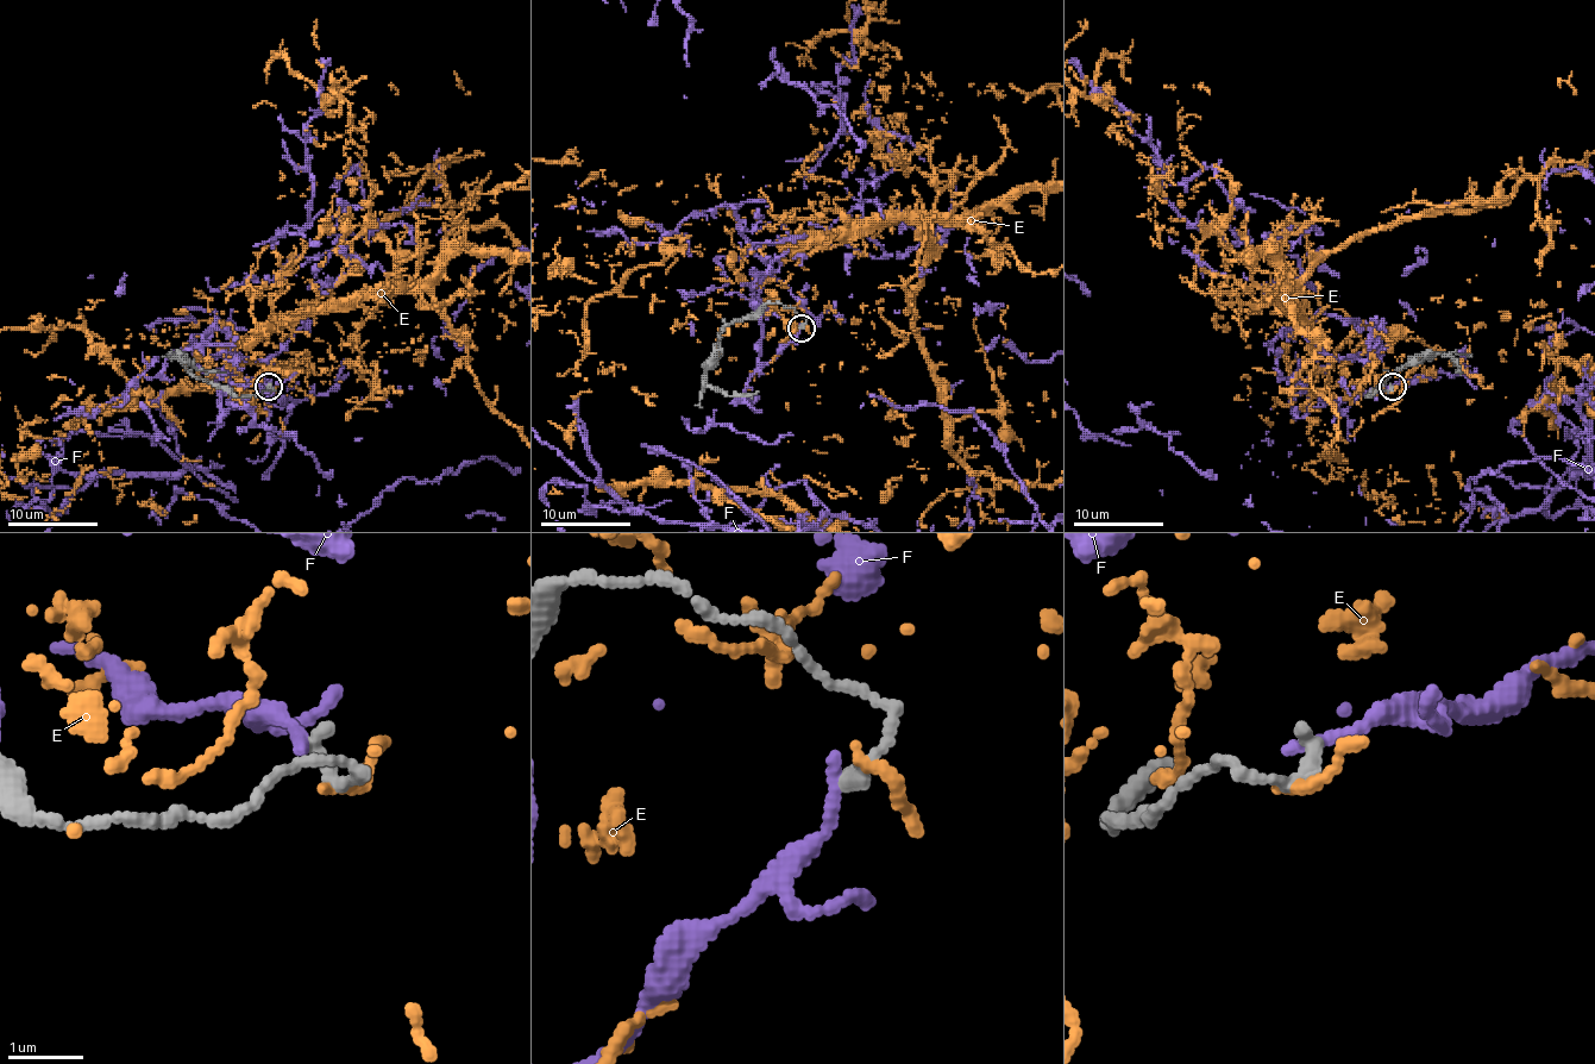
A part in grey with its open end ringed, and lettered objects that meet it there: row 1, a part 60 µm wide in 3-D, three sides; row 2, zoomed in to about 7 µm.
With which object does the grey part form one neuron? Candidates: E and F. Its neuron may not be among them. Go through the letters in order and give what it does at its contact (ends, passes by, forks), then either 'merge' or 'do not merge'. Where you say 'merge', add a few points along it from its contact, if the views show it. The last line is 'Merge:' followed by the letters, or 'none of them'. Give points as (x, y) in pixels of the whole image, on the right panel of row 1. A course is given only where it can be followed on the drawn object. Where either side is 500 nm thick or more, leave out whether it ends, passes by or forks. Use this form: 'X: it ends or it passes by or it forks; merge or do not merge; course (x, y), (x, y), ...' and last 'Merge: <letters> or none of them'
E: it ends; do not merge
F: it ends; do not merge
Merge: none of them

